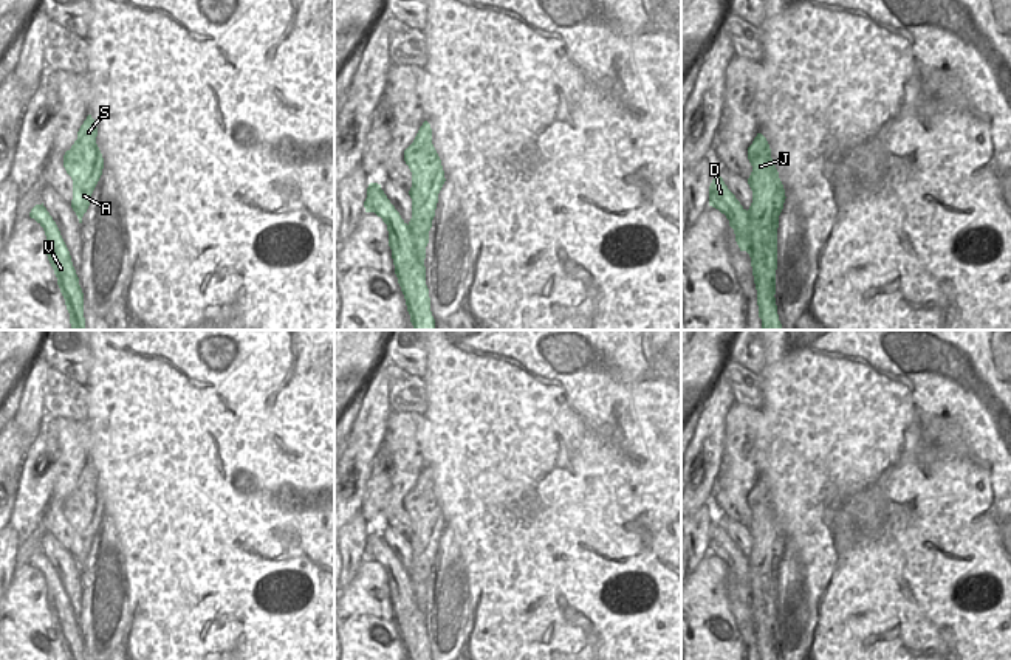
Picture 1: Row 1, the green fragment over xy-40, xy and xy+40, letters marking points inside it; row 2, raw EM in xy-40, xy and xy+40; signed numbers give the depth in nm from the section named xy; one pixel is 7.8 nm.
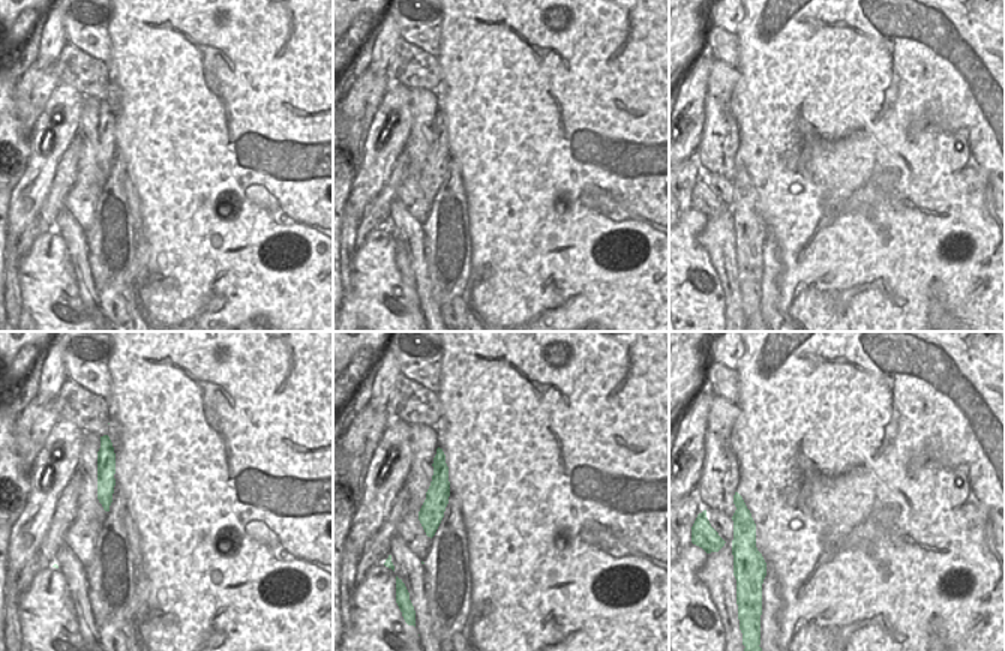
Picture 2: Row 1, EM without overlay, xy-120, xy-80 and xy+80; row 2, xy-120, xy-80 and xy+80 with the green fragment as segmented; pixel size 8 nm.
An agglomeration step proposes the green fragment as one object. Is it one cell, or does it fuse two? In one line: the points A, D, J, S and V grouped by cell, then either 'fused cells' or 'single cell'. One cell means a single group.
A J S / D V | fused cells

